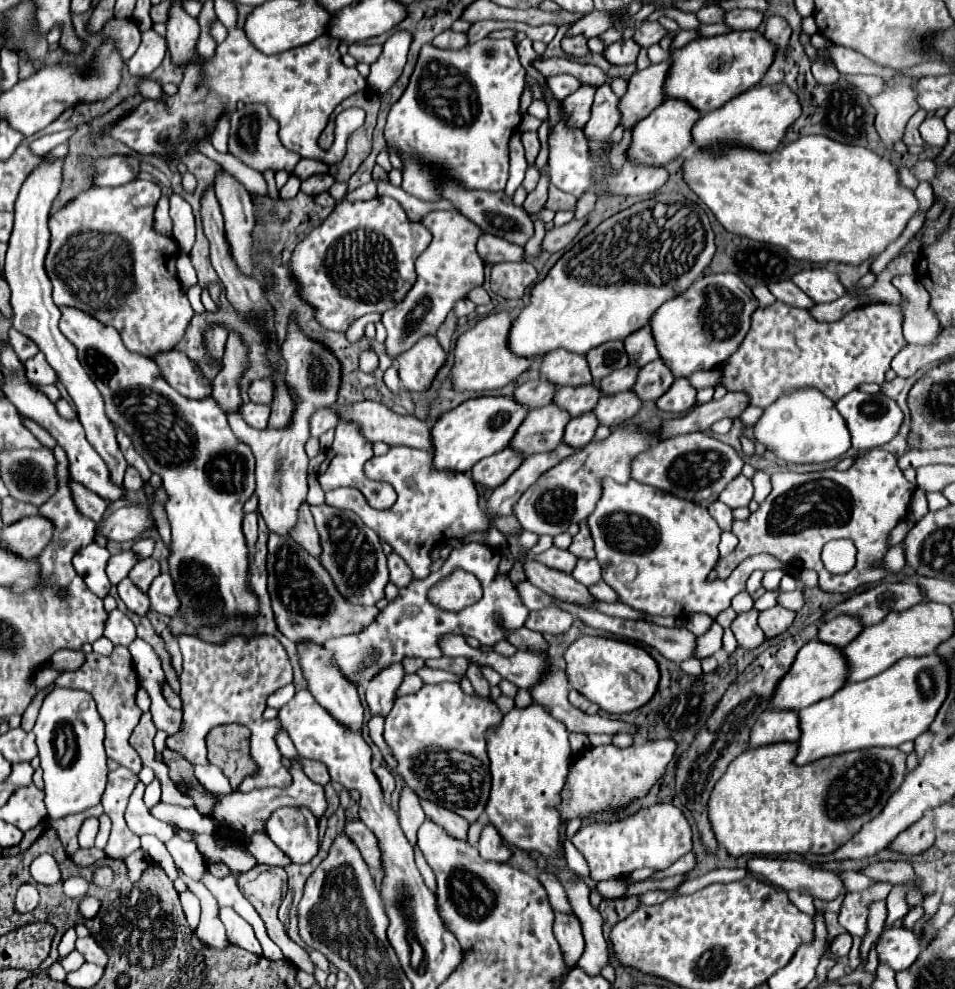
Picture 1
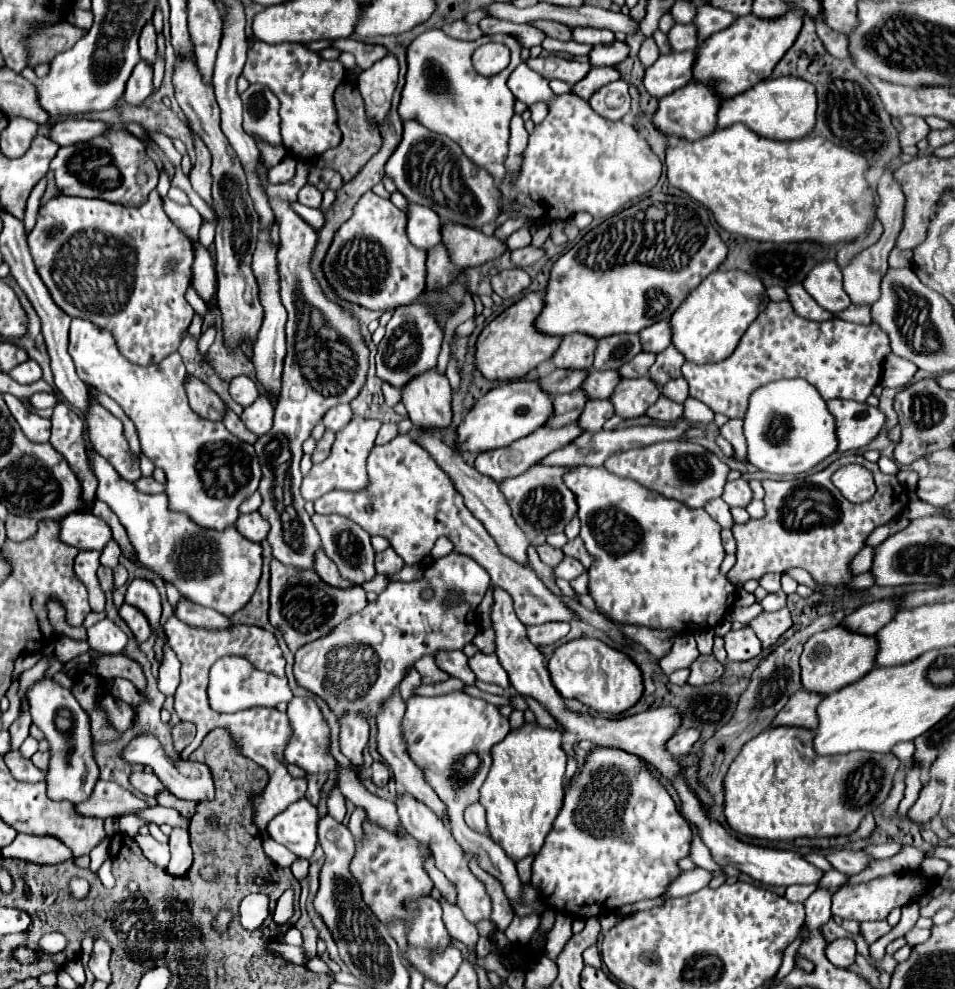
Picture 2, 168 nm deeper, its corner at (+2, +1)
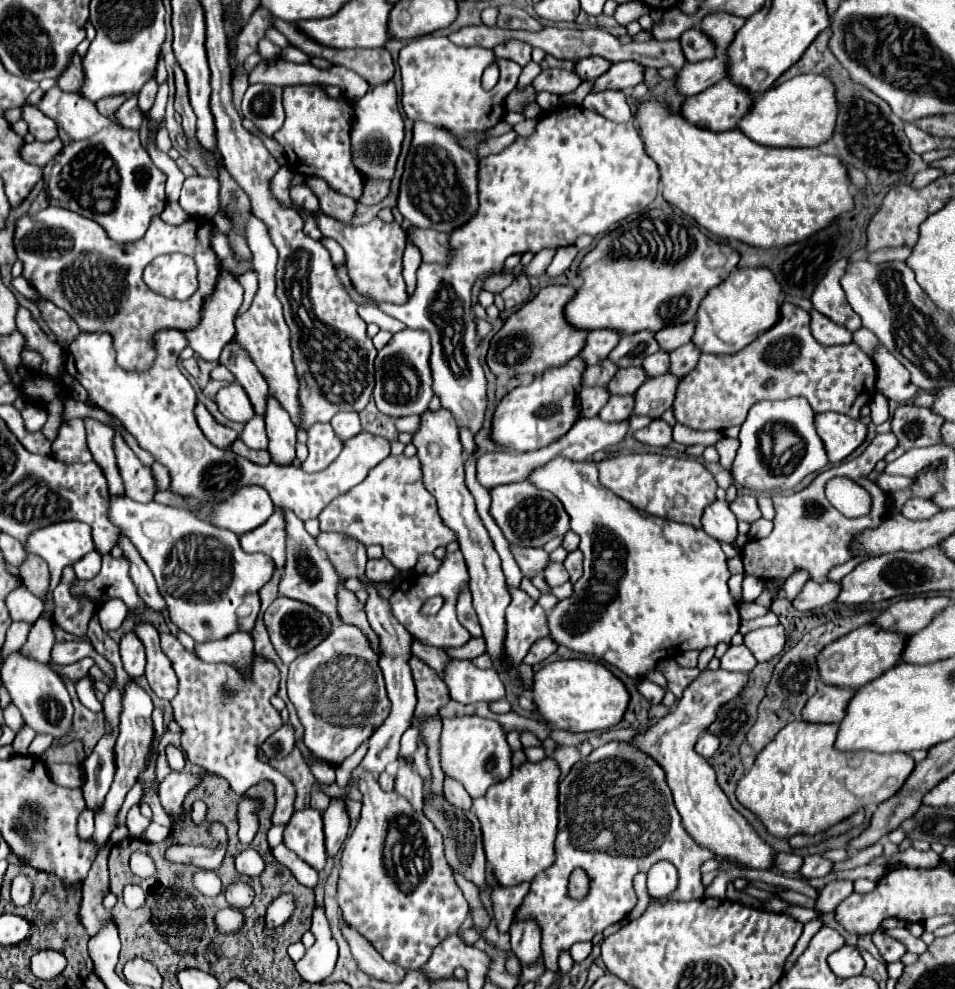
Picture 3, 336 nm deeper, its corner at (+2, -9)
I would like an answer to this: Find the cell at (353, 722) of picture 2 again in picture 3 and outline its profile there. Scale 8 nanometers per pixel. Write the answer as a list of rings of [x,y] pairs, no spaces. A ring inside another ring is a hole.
[[[363,770],[361,778],[357,778],[357,788],[363,794],[363,808],[353,834],[343,844],[341,876],[337,886],[337,904],[341,908],[343,922],[359,930],[387,962],[395,962],[409,970],[419,970],[419,966],[423,966],[431,956],[431,950],[445,936],[457,932],[463,926],[469,904],[453,880],[451,866],[443,856],[443,840],[435,826],[423,814],[413,812],[409,802],[405,802],[405,798],[399,794],[383,792],[375,774],[365,774]],[[389,832],[401,832],[401,864],[393,864],[393,856],[387,844]]]

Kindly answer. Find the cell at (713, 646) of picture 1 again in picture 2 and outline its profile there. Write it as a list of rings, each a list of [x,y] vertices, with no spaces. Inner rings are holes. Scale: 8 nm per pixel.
[[[685,632],[685,636],[675,636],[673,652],[669,652],[669,656],[659,660],[659,668],[663,670],[663,674],[669,676],[677,668],[689,668],[689,664],[697,656],[699,656],[699,650],[697,650],[695,638],[693,638],[693,634]]]

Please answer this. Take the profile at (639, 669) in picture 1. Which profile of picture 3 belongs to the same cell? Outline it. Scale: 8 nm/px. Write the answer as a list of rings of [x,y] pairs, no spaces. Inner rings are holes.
[[[569,658],[543,666],[535,674],[533,700],[539,714],[559,730],[593,732],[617,726],[629,704],[629,692],[625,684],[597,660]]]

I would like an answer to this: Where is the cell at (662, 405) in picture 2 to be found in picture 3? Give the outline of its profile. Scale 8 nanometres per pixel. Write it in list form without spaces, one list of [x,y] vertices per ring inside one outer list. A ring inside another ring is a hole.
[[[653,420],[649,426],[645,426],[643,430],[637,430],[633,436],[637,440],[641,440],[643,444],[649,444],[649,446],[667,446],[671,442],[671,432],[673,428],[665,422],[665,420]]]

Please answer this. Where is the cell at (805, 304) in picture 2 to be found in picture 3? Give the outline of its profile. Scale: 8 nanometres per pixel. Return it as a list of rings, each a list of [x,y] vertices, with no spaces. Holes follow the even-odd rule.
[[[809,310],[809,316],[811,316],[811,332],[821,344],[833,346],[833,344],[847,344],[847,342],[851,342],[851,332],[845,330],[843,326],[831,322],[823,314],[819,314],[817,310]]]

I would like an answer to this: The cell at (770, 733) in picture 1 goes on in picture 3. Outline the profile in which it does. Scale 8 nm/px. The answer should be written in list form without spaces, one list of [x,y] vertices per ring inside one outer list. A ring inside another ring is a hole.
[[[821,684],[817,688],[817,694],[809,698],[809,702],[805,704],[801,720],[811,724],[837,724],[845,716],[849,700],[851,700],[851,690]]]

